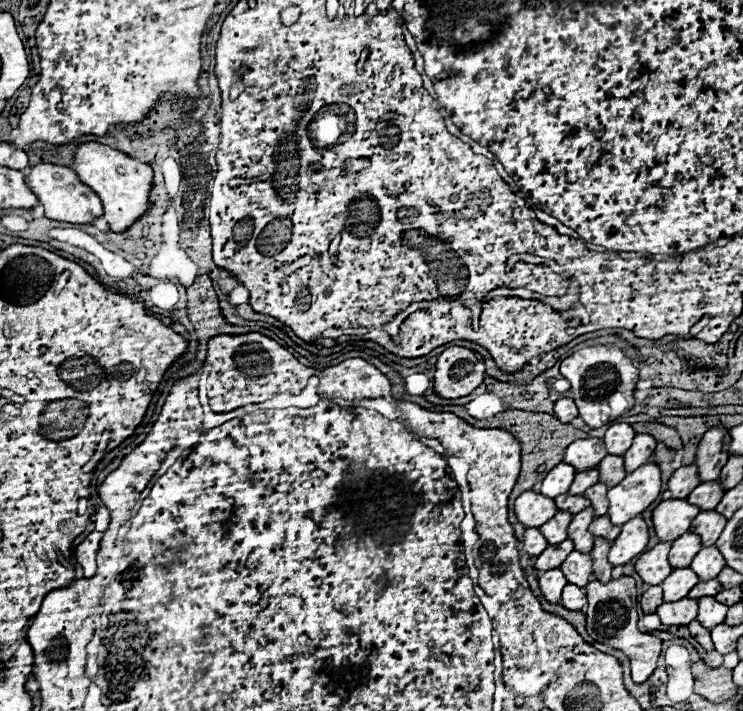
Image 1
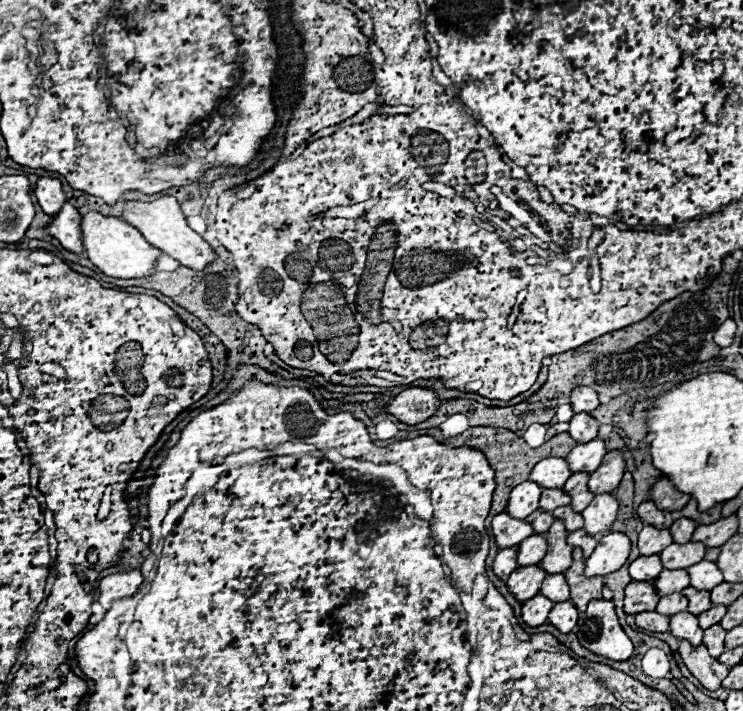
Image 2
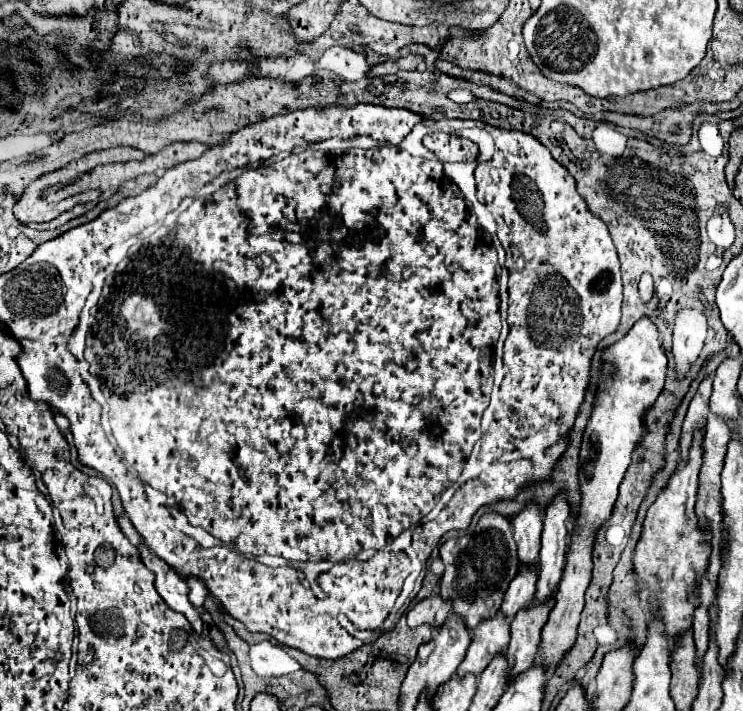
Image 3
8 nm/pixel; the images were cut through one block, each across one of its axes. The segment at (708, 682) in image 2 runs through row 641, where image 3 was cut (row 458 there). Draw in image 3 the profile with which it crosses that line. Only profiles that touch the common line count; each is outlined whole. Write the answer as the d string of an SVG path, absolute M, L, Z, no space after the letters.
M706 376L706 378L700 382L700 386L698 386L698 390L696 390L696 394L694 394L694 398L692 398L692 402L690 402L690 406L688 406L686 418L684 418L682 438L680 438L680 446L682 446L680 456L682 456L682 462L688 460L688 458L686 458L686 452L688 452L688 446L690 446L690 442L692 442L692 432L694 432L696 428L704 428L704 424L706 424L710 392L712 392L712 376Z

